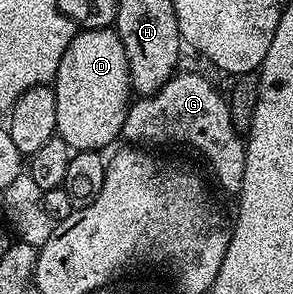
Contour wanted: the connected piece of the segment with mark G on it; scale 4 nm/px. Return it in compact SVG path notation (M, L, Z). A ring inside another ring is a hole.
M177 70L158 93L137 98L129 106L123 138L132 143L185 143L212 166L217 181L226 190L239 192L246 167L245 136L237 131L222 91L220 95L219 89L206 76L184 70Z

